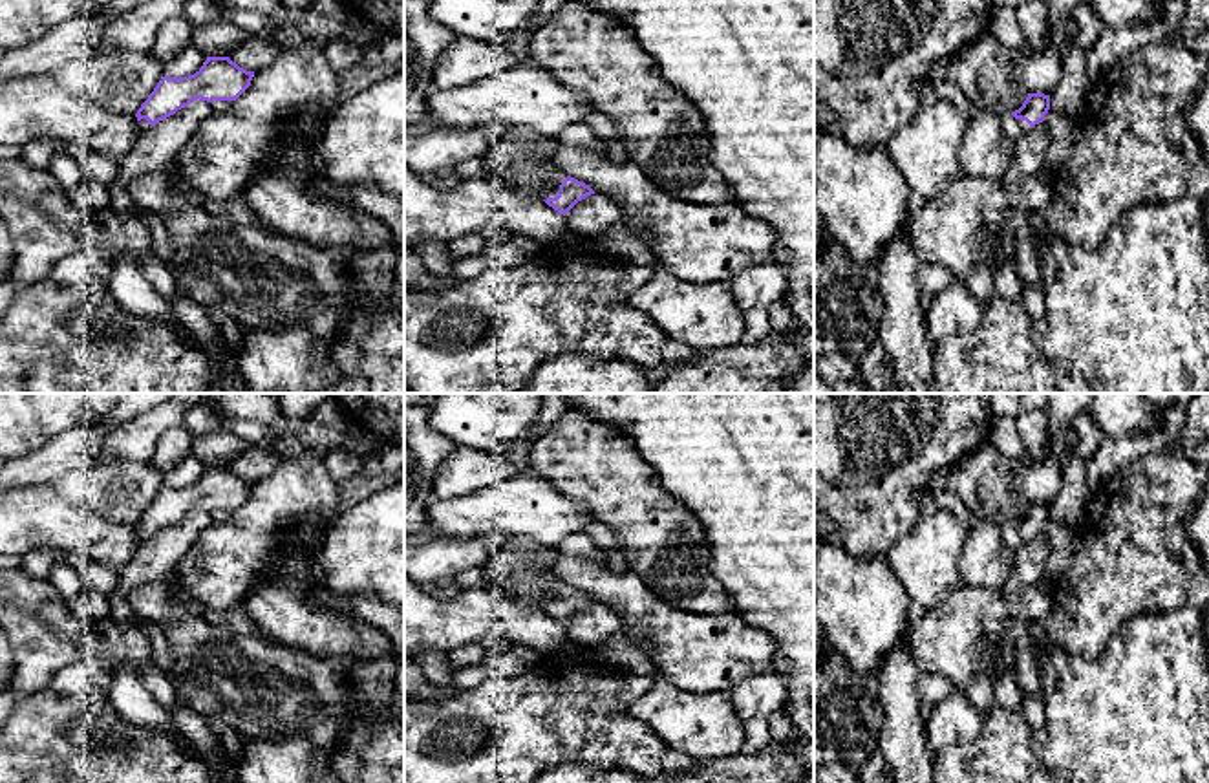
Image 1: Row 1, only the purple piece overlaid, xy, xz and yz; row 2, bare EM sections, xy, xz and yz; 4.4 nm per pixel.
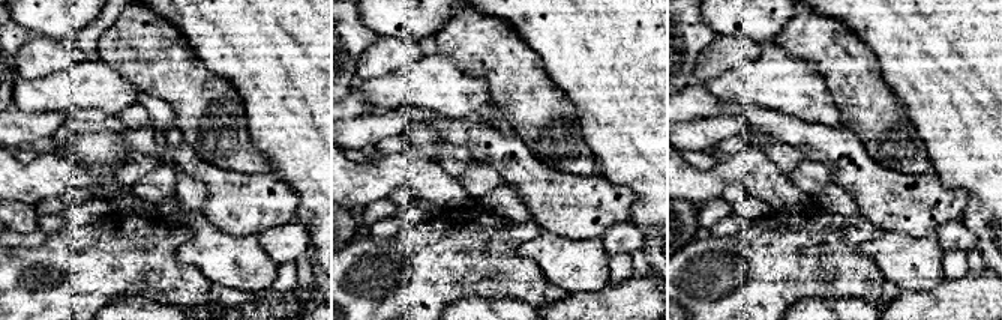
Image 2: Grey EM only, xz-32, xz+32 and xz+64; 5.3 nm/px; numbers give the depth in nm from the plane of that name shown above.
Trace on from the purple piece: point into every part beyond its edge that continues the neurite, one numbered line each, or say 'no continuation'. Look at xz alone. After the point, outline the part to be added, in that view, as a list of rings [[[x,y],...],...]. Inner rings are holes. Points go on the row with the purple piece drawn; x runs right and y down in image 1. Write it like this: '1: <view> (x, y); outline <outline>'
1: xz (556, 178); outline [[[554,170],[549,177],[549,185],[538,194],[541,199],[547,198],[556,198],[560,185],[563,183],[563,179],[569,177],[565,172],[562,170]]]

